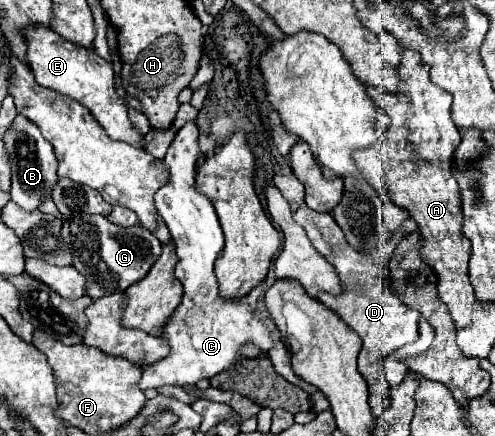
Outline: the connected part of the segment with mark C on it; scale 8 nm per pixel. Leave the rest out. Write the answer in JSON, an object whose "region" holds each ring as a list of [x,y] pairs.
{"region":[[[188,122],[176,132],[174,142],[164,156],[170,180],[154,194],[156,210],[164,218],[176,244],[176,254],[180,258],[176,264],[176,278],[184,286],[184,296],[162,330],[162,338],[170,346],[170,354],[148,368],[142,368],[142,378],[138,382],[140,390],[162,388],[168,384],[196,384],[202,378],[212,378],[218,372],[234,368],[234,364],[242,358],[238,354],[240,346],[250,342],[262,352],[272,348],[268,328],[250,312],[246,300],[222,300],[218,294],[214,260],[224,246],[224,234],[212,202],[196,192],[194,178],[198,158],[198,126],[196,122]]]}

